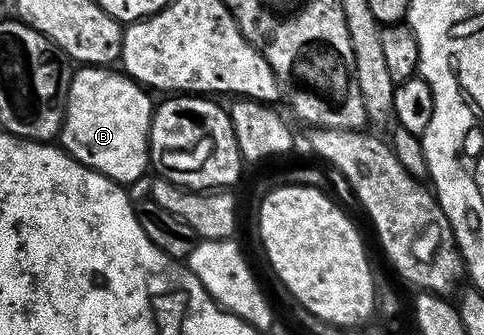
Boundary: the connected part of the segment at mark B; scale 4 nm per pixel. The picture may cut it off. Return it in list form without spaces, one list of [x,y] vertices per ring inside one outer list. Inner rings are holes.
[[[79,66],[71,73],[67,106],[63,110],[63,131],[61,147],[77,162],[94,172],[100,172],[110,180],[124,186],[132,186],[147,172],[151,150],[151,113],[153,100],[150,100],[148,89],[135,83],[122,71],[116,72],[107,66]]]

